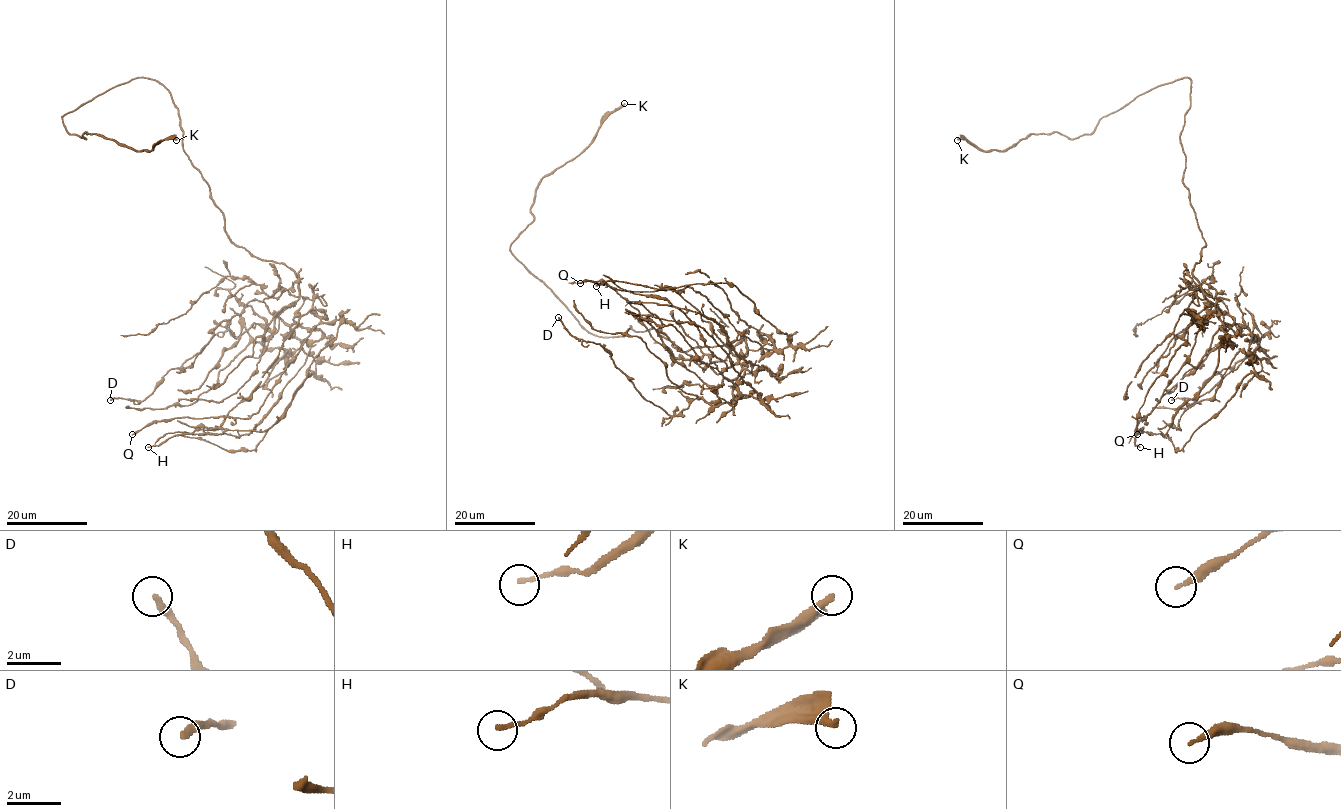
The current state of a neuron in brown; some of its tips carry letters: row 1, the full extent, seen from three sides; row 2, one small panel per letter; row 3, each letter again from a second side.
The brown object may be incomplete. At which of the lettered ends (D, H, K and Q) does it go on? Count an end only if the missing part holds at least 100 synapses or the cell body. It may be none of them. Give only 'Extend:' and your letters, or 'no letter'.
Extend: K

